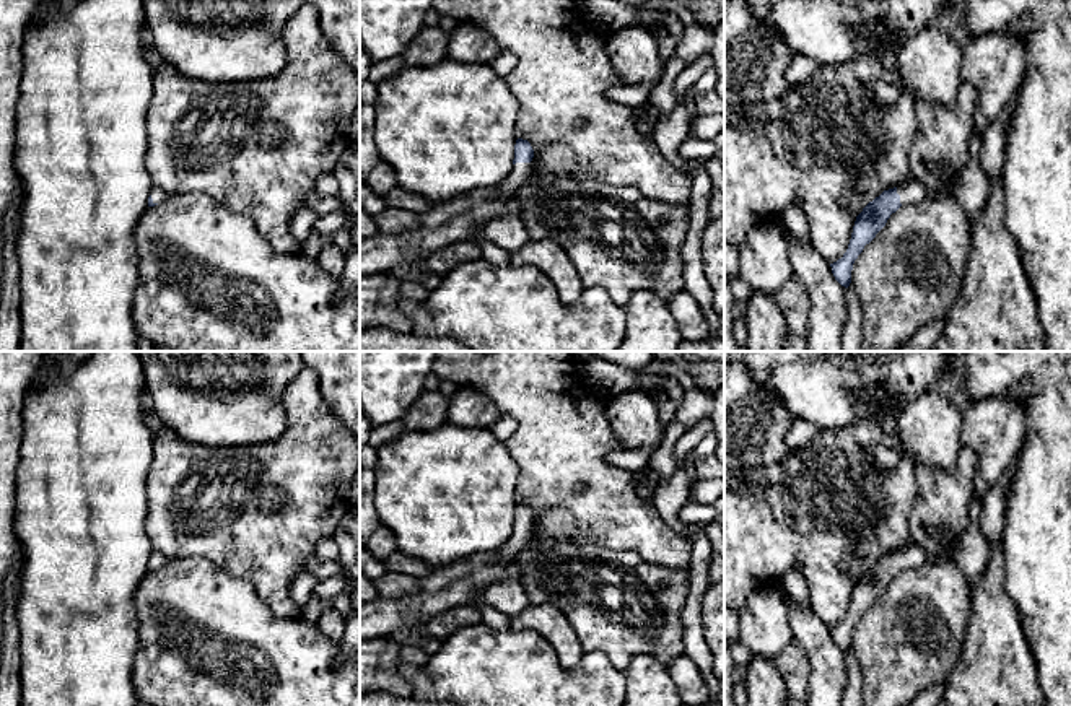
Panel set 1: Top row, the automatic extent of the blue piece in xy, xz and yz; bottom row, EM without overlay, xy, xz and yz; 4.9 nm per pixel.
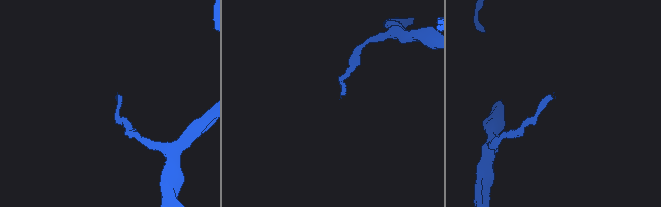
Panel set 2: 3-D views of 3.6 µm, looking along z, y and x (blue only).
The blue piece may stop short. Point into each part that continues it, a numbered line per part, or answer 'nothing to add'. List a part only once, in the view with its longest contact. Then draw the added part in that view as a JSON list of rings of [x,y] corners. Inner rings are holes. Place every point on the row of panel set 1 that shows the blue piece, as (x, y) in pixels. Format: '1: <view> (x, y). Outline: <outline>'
1: yz (910, 192). Outline: [[[908,181],[903,185],[898,185],[897,194],[900,195],[902,205],[918,203],[928,197],[926,189],[916,181]]]

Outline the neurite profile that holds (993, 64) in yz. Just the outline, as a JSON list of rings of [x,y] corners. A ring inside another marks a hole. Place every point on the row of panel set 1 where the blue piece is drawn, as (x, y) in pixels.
[[[1012,33],[973,37],[962,52],[962,80],[977,91],[972,132],[985,132],[1019,89],[1025,46]]]

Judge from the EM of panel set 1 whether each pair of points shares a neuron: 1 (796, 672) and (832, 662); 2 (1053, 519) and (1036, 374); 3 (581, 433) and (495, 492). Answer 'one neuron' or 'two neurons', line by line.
1: two neurons
2: one neuron
3: two neurons

